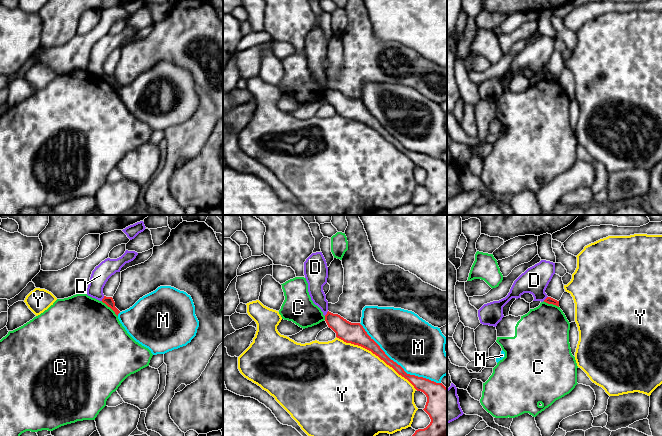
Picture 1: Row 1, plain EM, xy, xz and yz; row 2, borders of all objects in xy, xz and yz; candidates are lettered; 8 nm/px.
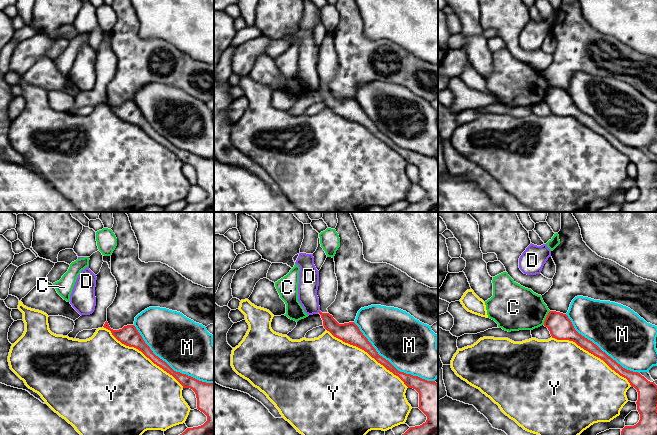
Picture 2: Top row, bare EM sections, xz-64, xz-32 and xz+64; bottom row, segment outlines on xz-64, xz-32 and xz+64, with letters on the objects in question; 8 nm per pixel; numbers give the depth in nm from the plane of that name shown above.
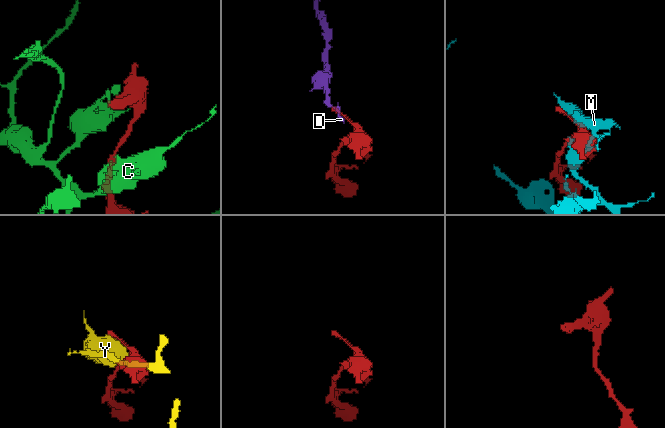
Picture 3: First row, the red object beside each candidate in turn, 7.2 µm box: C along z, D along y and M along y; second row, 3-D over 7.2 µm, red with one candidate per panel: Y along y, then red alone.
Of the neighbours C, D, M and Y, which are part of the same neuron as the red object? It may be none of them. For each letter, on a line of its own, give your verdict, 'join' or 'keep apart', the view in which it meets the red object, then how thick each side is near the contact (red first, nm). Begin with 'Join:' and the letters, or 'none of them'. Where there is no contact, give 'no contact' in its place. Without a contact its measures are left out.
Join: none of them
C: keep apart; meets red in xy; 70 nm thick on the red side, 500 nm on the other
D: keep apart; meets red in xy; 70 nm thick on the red side, 140 nm on the other
M: keep apart; meets red in xz; 110 nm thick on the red side, 420 nm on the other
Y: keep apart; meets red in xz; 170 nm thick on the red side, 500 nm on the other

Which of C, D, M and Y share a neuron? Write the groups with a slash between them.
C / D / M / Y

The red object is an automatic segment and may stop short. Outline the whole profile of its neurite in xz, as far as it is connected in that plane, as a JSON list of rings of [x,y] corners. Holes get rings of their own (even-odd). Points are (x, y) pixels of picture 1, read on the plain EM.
[[[329,87],[325,91],[325,97],[336,109],[337,114],[371,127],[407,155],[417,167],[426,171],[427,178],[423,186],[429,191],[431,198],[426,204],[416,206],[408,215],[447,215],[447,164],[442,159],[407,150],[400,141],[385,130],[360,99],[351,99]]]

